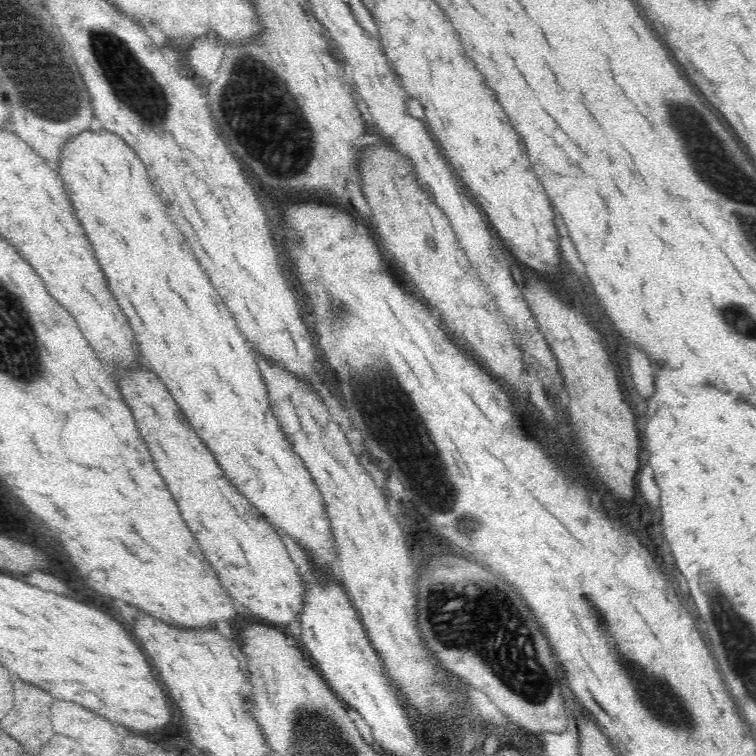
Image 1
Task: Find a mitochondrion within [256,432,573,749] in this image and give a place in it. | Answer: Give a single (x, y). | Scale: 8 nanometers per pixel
(481, 619)

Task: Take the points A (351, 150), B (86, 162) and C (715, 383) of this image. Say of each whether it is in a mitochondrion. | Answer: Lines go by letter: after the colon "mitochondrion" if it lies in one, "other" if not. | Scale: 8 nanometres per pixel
A: other
B: other
C: other

